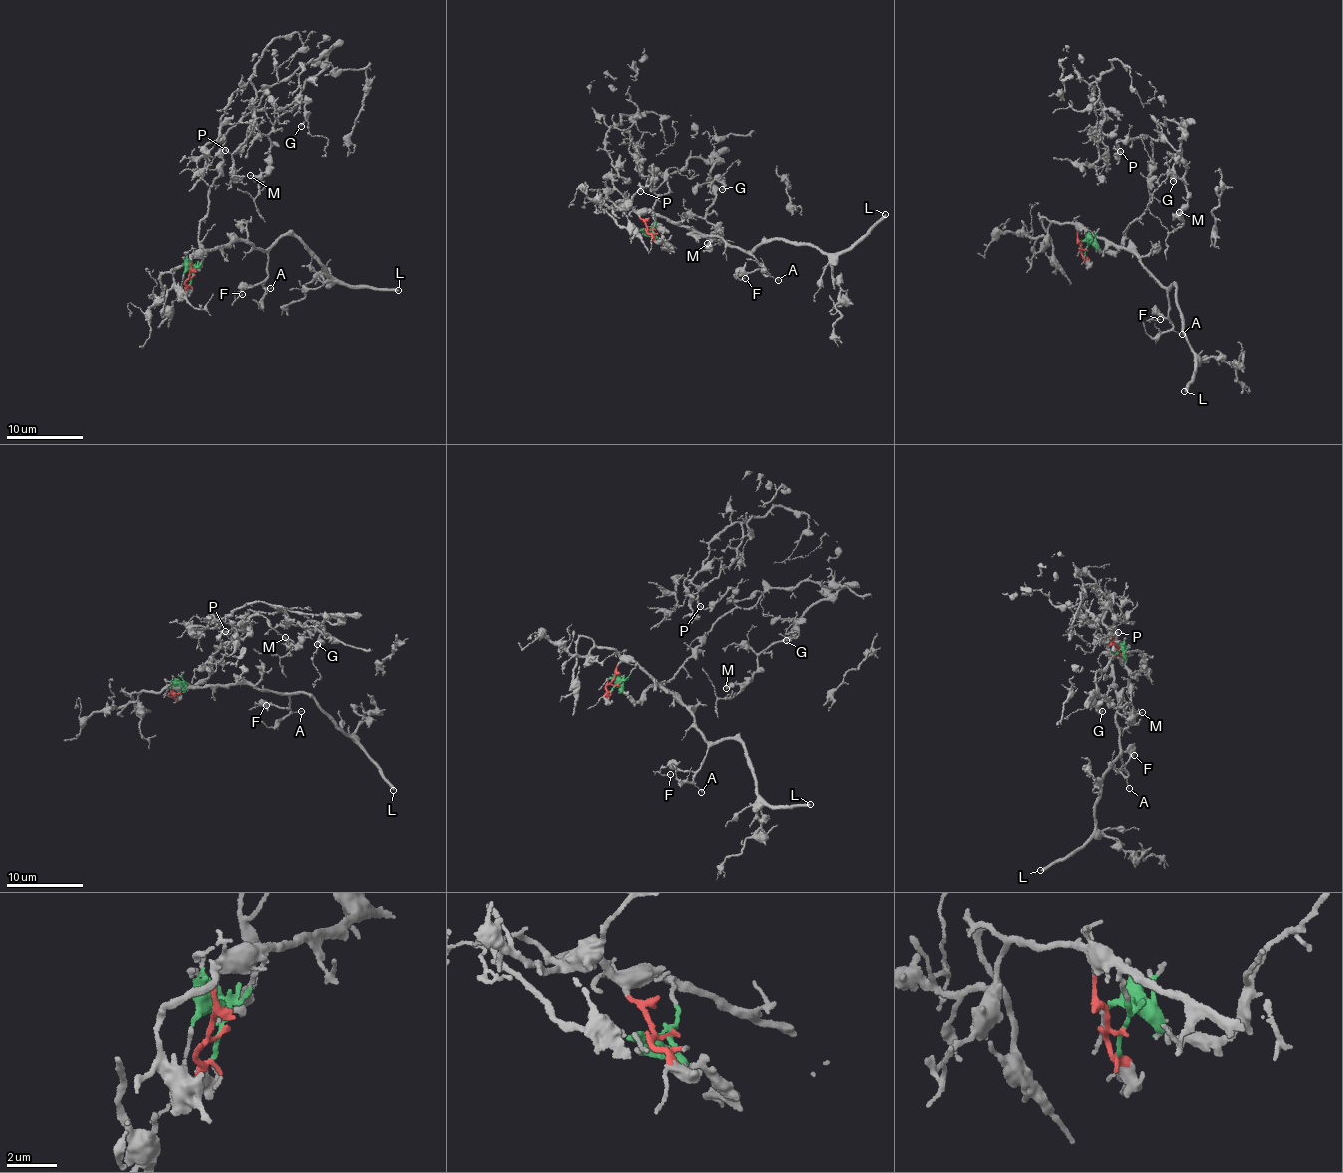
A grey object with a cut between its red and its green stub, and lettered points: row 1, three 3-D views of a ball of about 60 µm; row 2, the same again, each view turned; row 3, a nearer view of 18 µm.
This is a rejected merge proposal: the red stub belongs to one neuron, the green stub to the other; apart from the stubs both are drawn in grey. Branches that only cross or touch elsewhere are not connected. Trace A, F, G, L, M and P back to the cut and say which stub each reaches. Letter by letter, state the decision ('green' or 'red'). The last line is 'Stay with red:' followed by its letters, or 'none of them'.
A: red
F: red
G: green
L: red
M: green
P: green
Stay with red: A, F, L

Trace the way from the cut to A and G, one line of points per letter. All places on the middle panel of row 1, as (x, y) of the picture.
A: (653, 229), (641, 213), (663, 215), (716, 234), (751, 254), (764, 266), (765, 274), (778, 280)
G: (653, 229), (671, 247), (660, 246), (651, 214), (691, 157), (717, 161), (711, 181), (721, 189)

